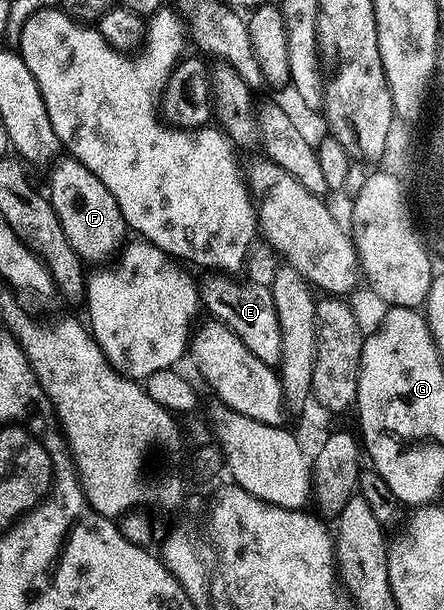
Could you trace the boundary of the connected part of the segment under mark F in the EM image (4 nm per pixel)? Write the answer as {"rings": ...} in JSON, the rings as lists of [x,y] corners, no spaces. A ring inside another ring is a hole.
{"rings":[[[61,159],[52,170],[46,195],[58,214],[58,222],[62,222],[62,230],[70,246],[74,246],[85,262],[115,257],[125,247],[124,235],[129,235],[130,229],[122,218],[122,210],[118,210],[118,202],[114,202],[114,194],[110,194],[110,190],[106,190],[106,186],[102,186],[102,182],[98,182],[98,178],[94,178],[94,174],[90,174],[90,170],[77,160]]]}

